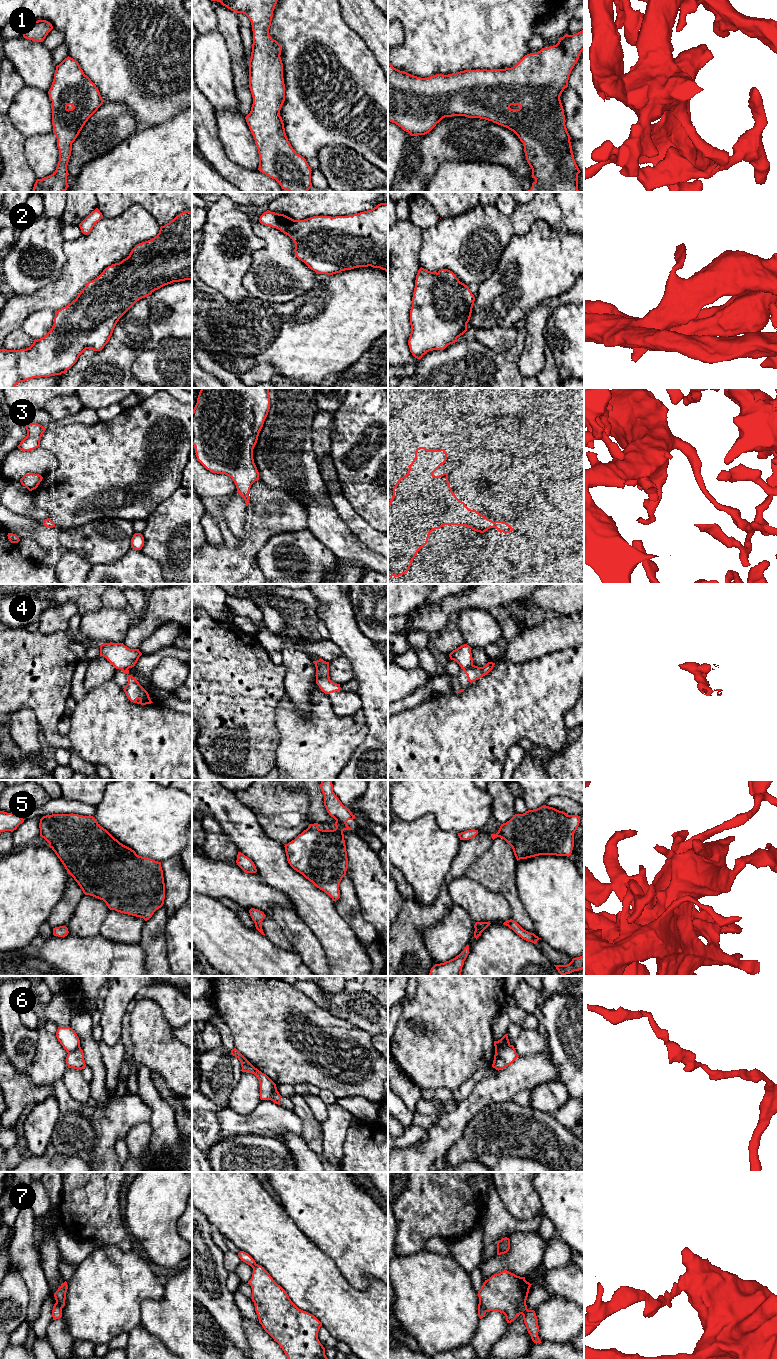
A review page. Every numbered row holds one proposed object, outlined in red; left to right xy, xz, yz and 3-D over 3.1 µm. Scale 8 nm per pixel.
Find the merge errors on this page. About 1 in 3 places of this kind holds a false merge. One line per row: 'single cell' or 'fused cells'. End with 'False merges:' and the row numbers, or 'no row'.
1: single cell
2: single cell
3: single cell
4: fused cells
5: single cell
6: fused cells
7: fused cells
False merges: 4, 6, 7

